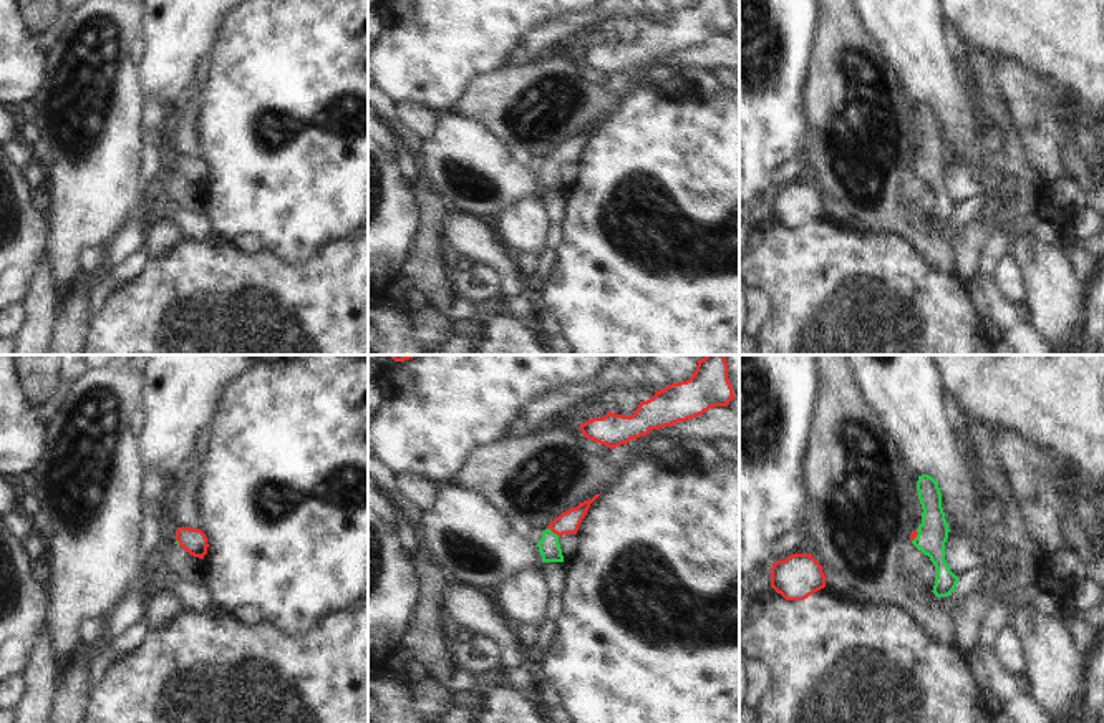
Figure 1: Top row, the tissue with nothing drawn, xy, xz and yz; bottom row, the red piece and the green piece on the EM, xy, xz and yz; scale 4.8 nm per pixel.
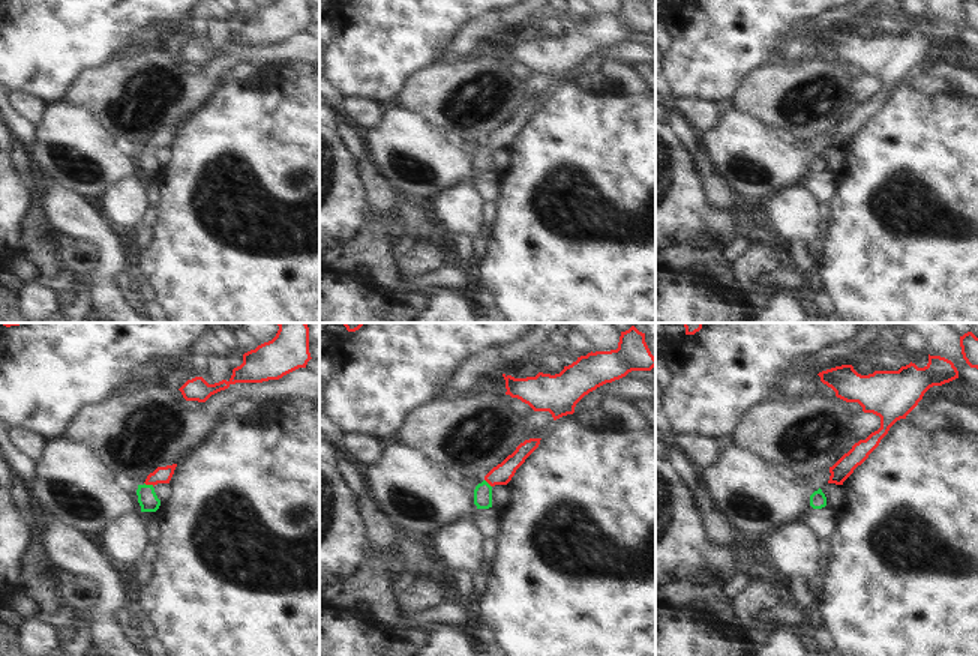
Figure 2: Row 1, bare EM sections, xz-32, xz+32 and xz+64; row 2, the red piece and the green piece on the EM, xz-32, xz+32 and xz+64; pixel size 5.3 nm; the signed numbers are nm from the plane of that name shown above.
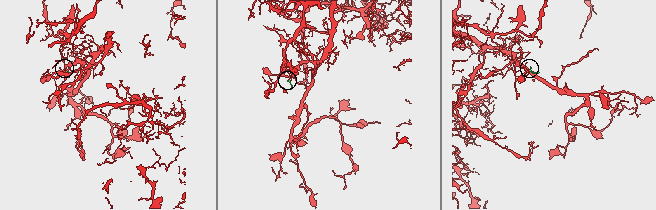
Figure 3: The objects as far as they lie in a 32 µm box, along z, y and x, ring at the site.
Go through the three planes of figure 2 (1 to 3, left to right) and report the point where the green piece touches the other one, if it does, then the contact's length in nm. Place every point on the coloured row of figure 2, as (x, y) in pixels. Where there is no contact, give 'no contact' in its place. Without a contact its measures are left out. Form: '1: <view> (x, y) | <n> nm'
1: xz-32 (149, 484) | 60 nm
2: xz+32 (488, 482) | 60 nm
3: no contact

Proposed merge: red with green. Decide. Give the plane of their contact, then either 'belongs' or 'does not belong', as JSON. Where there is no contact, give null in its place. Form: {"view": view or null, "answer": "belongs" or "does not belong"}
{"view": "xz", "answer": "belongs"}

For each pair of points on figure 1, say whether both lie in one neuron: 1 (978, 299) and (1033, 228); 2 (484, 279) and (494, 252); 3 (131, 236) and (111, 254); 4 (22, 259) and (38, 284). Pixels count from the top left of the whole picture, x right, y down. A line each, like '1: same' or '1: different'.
1: same
2: different
3: same
4: different

